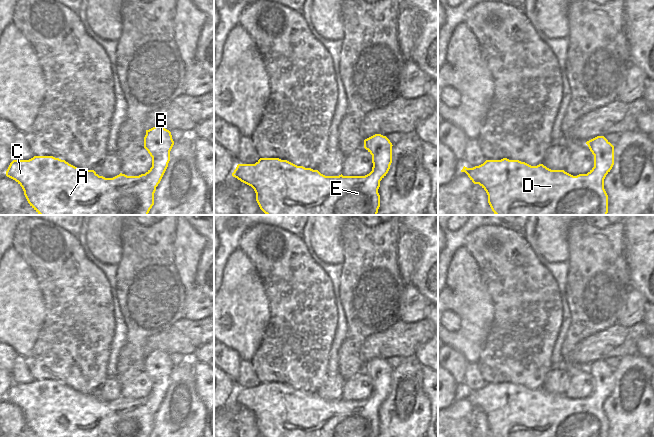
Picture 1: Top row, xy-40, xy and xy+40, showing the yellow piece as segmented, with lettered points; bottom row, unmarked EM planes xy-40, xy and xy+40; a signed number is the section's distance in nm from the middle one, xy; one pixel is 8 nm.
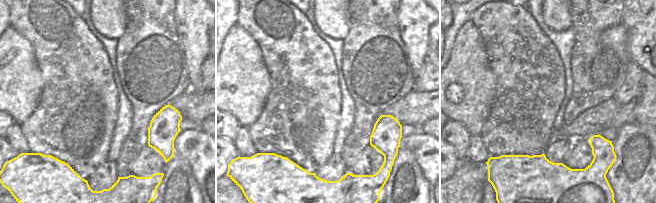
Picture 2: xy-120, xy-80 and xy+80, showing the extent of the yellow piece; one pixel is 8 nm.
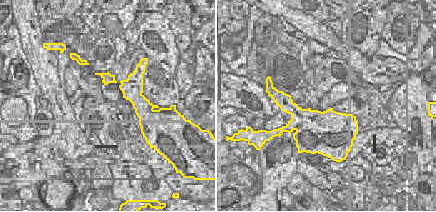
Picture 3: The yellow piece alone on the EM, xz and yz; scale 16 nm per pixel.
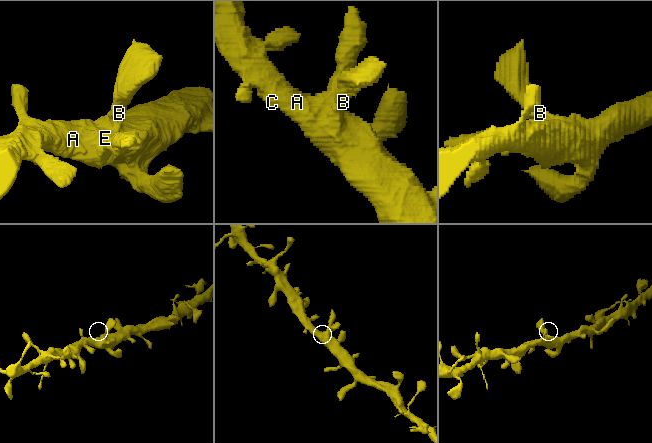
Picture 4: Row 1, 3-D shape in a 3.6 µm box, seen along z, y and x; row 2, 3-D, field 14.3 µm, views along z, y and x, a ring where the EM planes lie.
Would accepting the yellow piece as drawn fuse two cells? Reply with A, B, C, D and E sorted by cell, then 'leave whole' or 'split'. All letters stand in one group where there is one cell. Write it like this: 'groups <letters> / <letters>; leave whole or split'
groups A B C D E; leave whole

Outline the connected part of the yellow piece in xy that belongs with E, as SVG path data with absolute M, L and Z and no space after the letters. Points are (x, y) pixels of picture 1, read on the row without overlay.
M381 358L364 364L372 379L372 395L365 400L325 400L318 394L279 382L260 382L255 388L238 388L232 400L251 410L264 437L378 437L380 405L392 387L392 367Z

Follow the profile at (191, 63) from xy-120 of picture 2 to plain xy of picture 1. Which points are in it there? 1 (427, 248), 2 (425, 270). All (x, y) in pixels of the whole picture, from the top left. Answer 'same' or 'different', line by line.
1: different
2: different

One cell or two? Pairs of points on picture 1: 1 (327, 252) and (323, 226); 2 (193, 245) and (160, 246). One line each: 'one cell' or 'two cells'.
1: one cell
2: two cells

